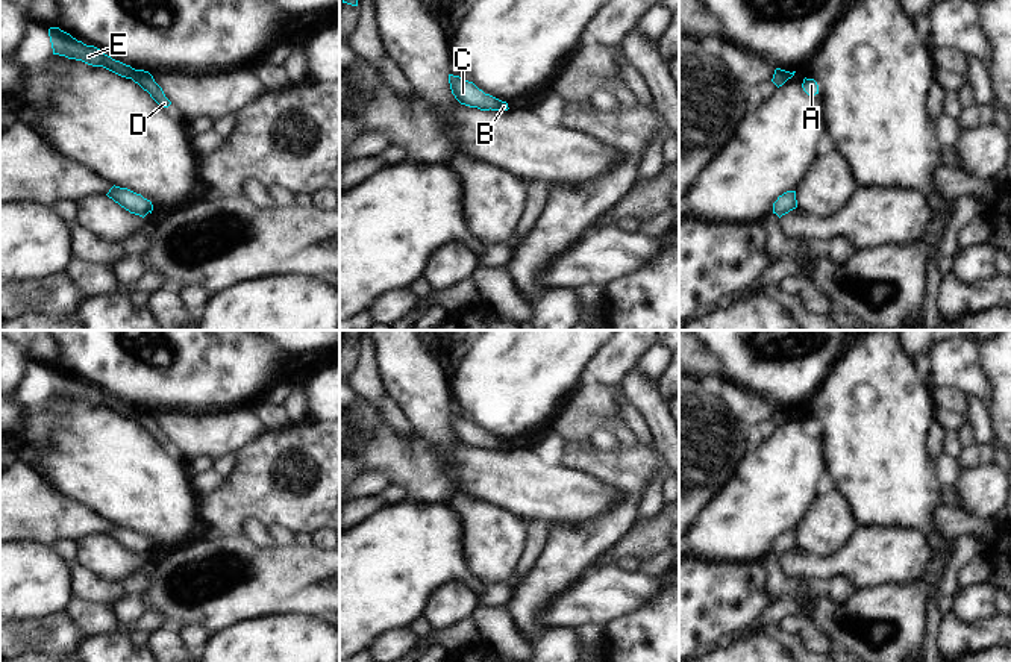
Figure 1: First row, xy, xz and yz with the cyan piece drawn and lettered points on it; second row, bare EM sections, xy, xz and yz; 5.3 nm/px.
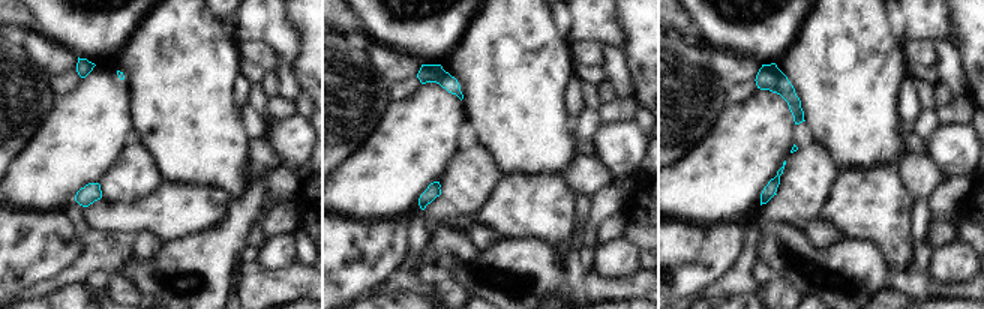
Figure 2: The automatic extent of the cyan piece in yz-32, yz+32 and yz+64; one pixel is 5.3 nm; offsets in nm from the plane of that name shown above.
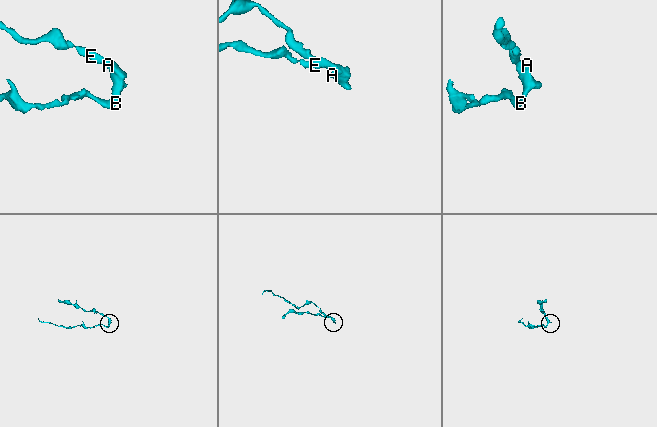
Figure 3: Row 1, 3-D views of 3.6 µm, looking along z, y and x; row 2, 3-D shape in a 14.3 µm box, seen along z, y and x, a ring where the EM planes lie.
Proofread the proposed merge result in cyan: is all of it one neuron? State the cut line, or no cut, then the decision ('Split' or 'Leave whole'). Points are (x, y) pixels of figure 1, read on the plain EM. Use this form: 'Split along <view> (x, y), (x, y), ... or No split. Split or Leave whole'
No split. Leave whole.

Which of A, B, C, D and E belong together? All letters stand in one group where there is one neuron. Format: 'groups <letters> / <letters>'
groups A B C D E

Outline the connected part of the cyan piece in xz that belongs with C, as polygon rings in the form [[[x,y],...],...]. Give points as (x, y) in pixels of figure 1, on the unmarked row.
[[[449,414],[449,423],[455,438],[465,445],[480,450],[508,450],[508,442],[490,433],[485,433],[473,421],[464,420],[459,415]]]

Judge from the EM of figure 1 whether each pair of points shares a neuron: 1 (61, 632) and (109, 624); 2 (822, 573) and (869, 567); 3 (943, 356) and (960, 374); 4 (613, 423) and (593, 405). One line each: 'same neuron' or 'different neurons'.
1: different neurons
2: same neuron
3: same neuron
4: same neuron

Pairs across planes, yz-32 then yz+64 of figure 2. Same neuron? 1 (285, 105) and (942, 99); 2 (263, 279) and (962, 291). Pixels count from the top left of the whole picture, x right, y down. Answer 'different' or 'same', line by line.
1: different
2: same

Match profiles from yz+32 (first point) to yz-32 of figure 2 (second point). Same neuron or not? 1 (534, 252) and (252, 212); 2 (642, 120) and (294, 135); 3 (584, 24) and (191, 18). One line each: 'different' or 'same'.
1: same
2: different
3: different

